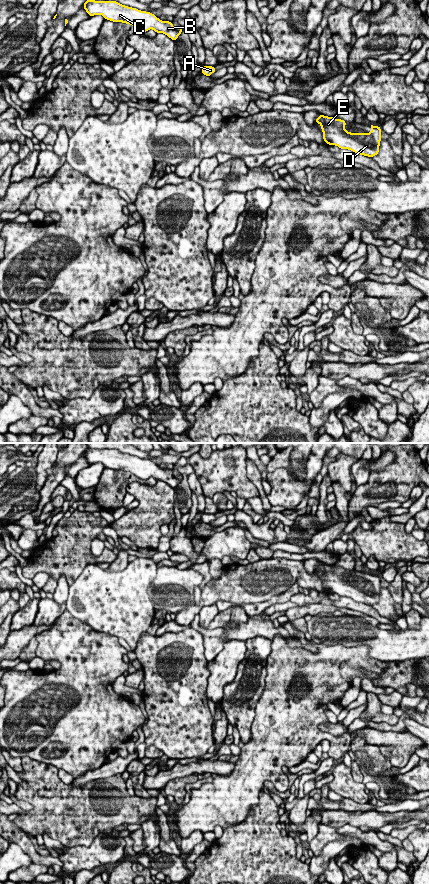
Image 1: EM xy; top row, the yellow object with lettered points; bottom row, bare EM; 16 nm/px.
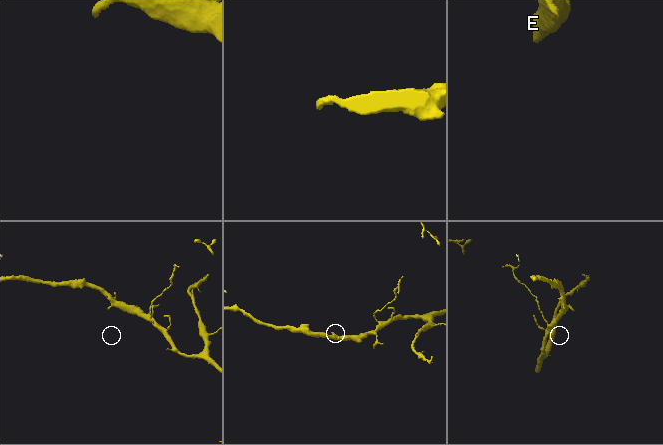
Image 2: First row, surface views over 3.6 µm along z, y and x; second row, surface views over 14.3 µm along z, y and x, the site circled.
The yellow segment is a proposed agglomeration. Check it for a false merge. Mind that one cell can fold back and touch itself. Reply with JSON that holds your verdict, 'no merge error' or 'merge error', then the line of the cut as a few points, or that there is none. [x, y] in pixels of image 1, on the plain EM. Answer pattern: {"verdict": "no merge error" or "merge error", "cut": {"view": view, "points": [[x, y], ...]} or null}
{"verdict": "no merge error", "cut": null}

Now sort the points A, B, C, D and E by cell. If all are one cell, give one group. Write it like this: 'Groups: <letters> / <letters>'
Groups: A B C D E

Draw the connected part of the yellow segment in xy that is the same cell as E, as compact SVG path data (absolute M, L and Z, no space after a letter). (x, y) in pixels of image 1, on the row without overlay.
M324 563L315 567L321 573L324 590L348 597L356 602L373 604L379 601L381 575L371 573L370 581L350 581L345 578L346 569Z

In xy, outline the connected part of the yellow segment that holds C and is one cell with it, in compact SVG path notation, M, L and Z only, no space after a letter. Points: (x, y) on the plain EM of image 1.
M87 447L83 455L90 465L100 462L106 468L130 472L142 480L153 477L156 481L167 483L173 489L182 481L182 475L180 473L174 476L172 470L161 469L150 460L128 455L116 449L95 449Z

